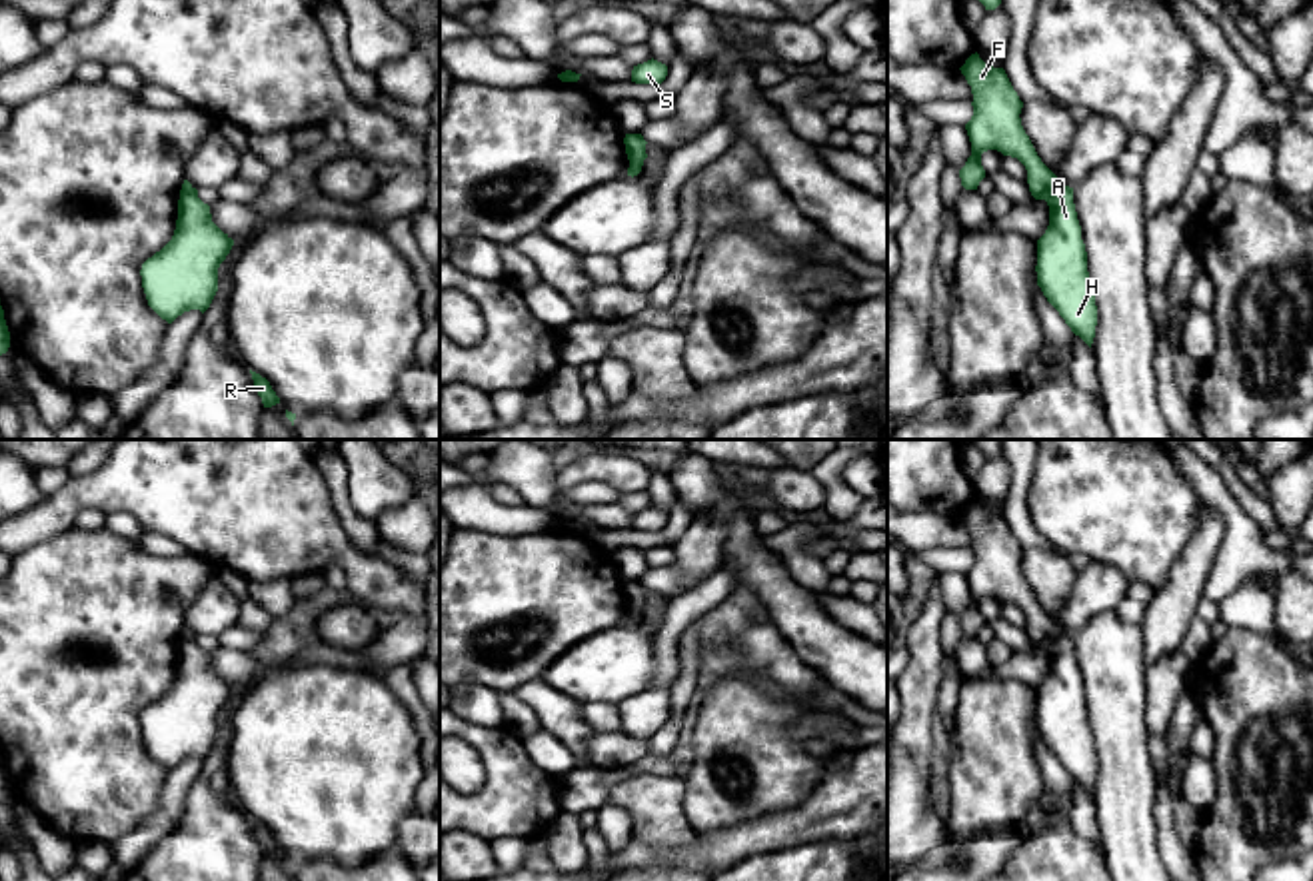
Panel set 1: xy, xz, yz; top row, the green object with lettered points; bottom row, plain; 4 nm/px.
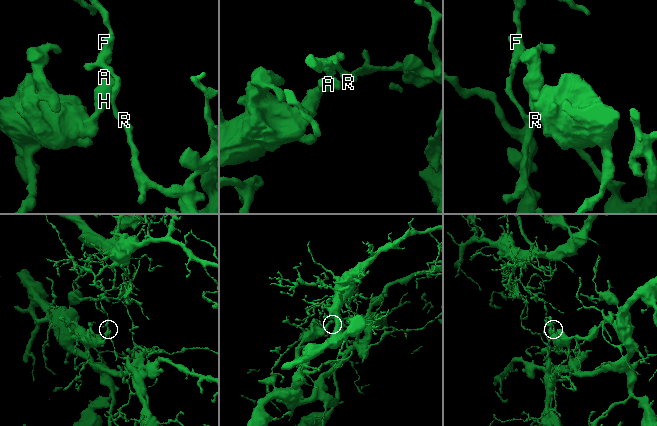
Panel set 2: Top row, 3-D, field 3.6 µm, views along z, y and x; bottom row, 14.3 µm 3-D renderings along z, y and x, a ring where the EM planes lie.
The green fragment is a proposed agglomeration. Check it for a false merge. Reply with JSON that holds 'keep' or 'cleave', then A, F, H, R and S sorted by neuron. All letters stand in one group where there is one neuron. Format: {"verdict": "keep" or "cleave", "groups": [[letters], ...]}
{"verdict": "cleave", "groups": [["A", "H"], ["F", "R", "S"]]}

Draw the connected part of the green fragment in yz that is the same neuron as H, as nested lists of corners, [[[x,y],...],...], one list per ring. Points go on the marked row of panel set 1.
[[[1059,186],[1047,206],[1049,226],[1037,240],[1037,286],[1071,332],[1091,348],[1097,306],[1089,286],[1087,252],[1073,204],[1073,188]]]

